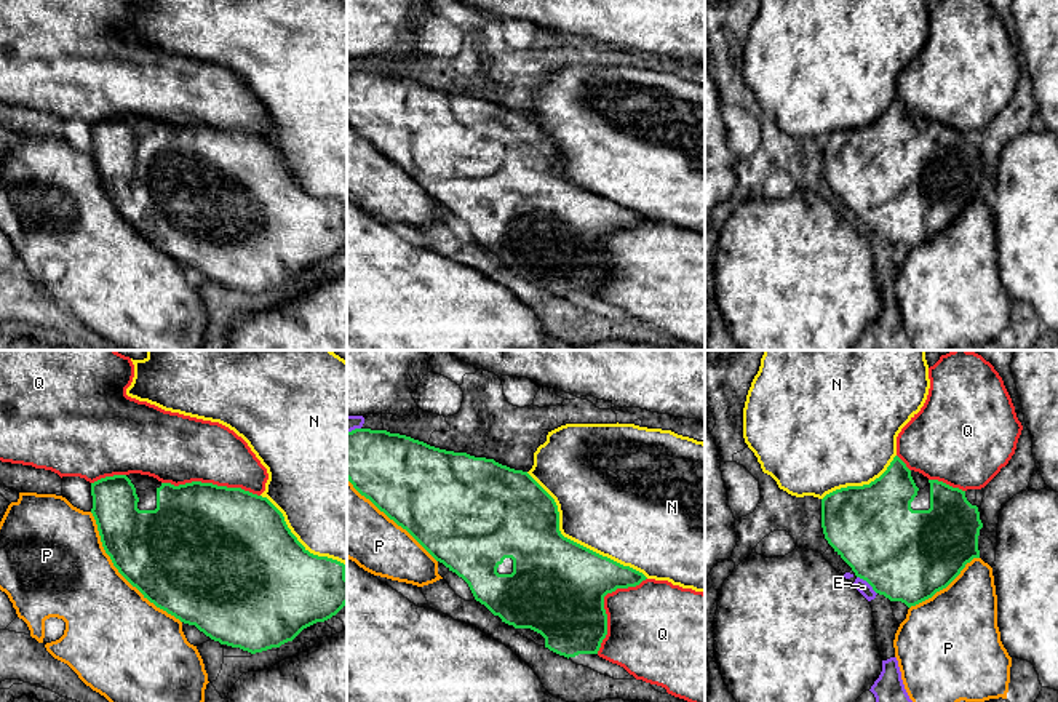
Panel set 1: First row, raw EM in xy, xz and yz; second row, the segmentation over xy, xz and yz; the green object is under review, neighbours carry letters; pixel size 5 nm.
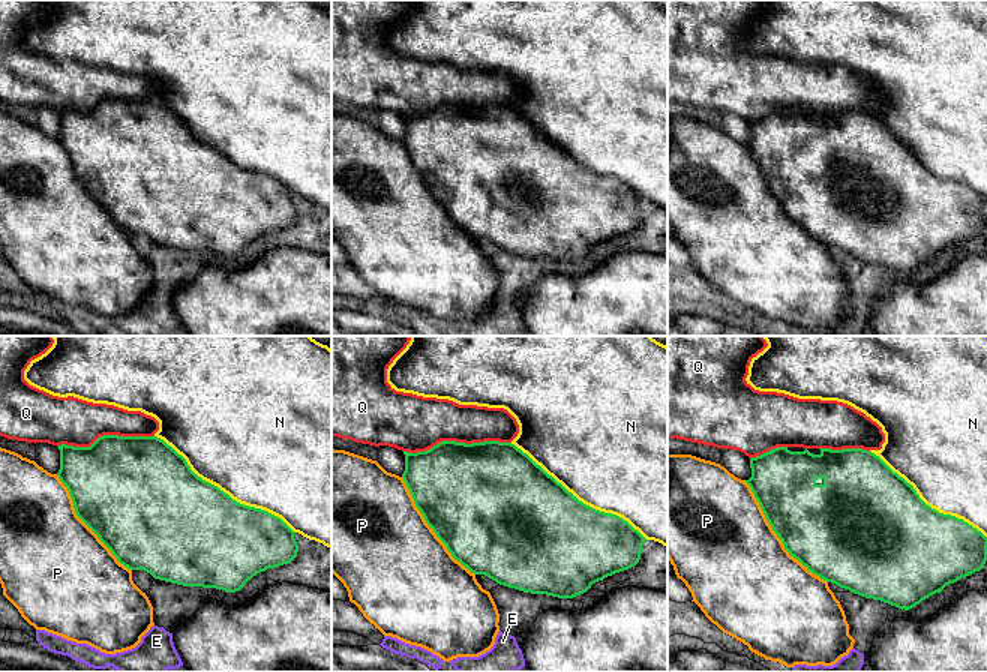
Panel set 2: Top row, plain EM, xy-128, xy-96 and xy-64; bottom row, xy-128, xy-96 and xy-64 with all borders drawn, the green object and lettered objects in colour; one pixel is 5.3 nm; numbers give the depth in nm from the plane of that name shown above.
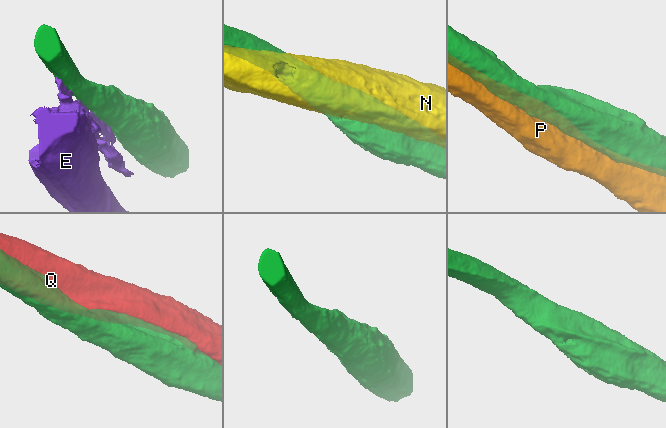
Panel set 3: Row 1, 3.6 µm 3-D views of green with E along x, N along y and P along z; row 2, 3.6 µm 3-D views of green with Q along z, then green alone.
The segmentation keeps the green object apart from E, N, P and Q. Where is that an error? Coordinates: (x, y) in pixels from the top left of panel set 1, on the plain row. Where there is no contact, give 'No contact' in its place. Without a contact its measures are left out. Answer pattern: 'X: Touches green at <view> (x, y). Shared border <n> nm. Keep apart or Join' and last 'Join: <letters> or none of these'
E: Touches green at yz (868, 224). Shared border 140 nm. Keep apart
N: Touches green at xz (572, 183). Shared border 800 nm. Keep apart
P: Touches green at xy (120, 215). Shared border 700 nm. Keep apart
Q: Touches green at xz (603, 247). Shared border 460 nm. Keep apart
Join: none of these

